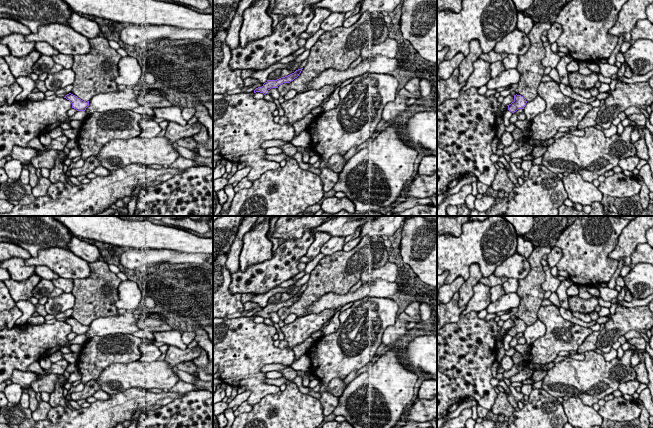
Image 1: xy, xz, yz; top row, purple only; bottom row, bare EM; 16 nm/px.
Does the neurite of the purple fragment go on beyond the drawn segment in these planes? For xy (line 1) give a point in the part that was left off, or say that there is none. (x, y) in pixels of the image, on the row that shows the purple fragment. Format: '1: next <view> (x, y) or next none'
1: next none

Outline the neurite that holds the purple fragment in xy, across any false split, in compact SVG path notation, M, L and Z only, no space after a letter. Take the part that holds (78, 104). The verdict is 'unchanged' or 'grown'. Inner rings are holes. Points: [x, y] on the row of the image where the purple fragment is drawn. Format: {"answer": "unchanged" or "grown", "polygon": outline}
{"answer": "unchanged", "polygon": "M71 93L67 94L64 98L69 100L72 103L72 108L76 109L77 111L85 111L89 106L89 101L83 101Z"}

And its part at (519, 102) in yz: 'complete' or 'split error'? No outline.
complete

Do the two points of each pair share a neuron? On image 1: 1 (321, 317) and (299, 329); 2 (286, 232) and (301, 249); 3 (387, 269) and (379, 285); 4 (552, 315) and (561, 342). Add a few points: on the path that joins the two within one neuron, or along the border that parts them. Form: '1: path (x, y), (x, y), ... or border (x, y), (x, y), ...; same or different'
1: path (316, 320), (304, 327); same
2: border (311, 228), (308, 228), (300, 237), (284, 240); different
3: border (395, 280), (376, 279), (372, 282), (362, 283); different
4: path (554, 322), (561, 335); same

